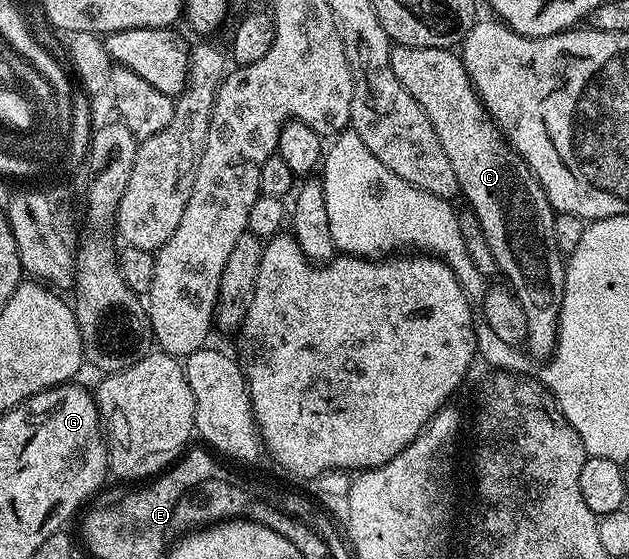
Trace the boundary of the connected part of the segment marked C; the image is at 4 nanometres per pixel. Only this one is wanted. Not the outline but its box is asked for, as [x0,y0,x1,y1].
[391,46,565,357]

